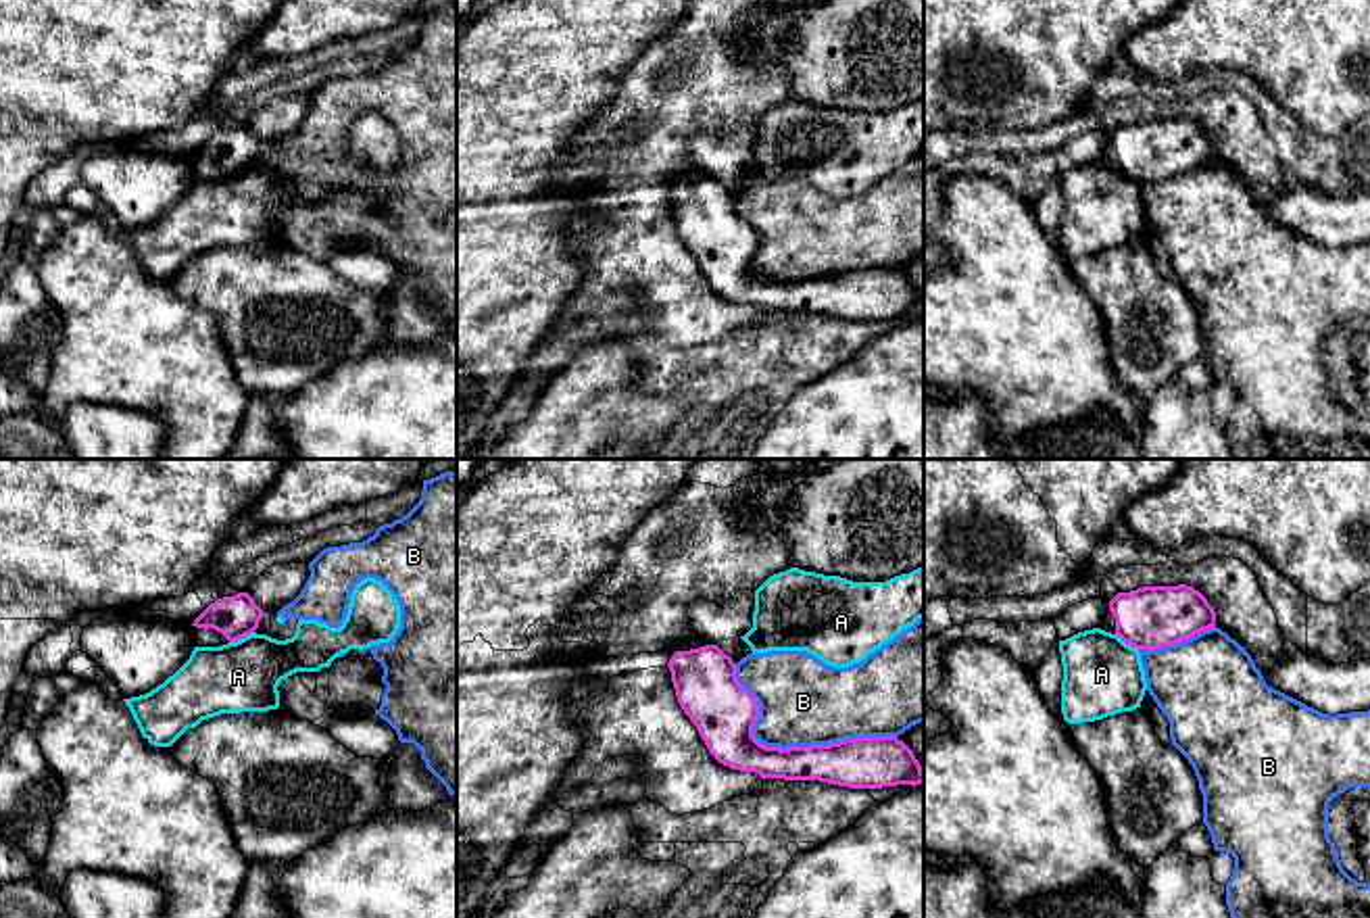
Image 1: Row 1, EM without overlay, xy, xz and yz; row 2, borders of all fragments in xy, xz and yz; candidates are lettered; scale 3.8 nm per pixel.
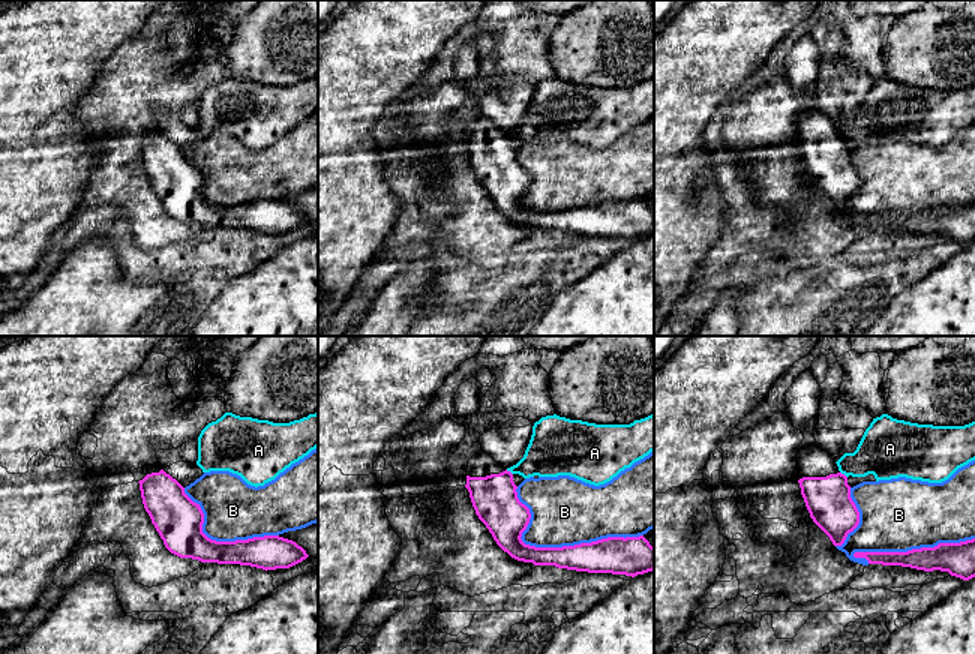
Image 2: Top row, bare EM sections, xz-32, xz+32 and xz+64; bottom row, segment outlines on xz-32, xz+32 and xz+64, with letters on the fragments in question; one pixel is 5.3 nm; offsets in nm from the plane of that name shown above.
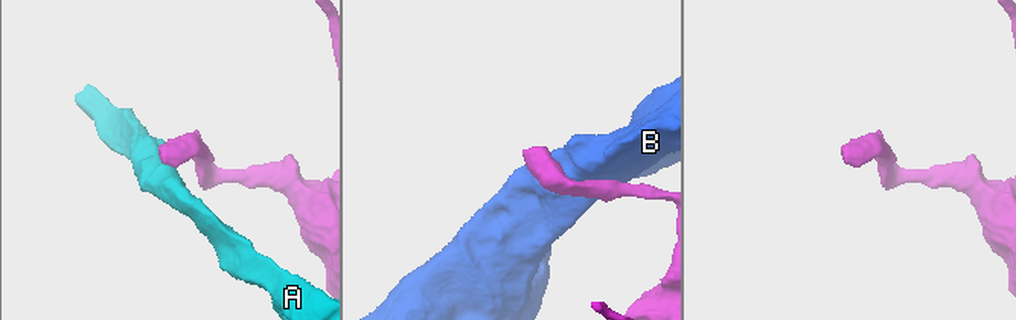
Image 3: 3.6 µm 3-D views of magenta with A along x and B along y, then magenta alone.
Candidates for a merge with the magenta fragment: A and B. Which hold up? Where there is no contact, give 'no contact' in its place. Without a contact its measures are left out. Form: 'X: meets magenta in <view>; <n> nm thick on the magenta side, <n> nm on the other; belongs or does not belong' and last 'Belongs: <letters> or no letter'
A: meets magenta in xy; 160 nm thick on the magenta side, 280 nm on the other; does not belong
B: meets magenta in xz; 190 nm thick on the magenta side, 340 nm on the other; does not belong
Belongs: no letter

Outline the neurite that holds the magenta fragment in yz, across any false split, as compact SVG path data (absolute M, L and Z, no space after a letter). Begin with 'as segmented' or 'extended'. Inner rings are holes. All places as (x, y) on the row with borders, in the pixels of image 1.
extended; M1143 586L1118 593L1097 628L1153 651L1216 628L1216 611L1193 586Z

